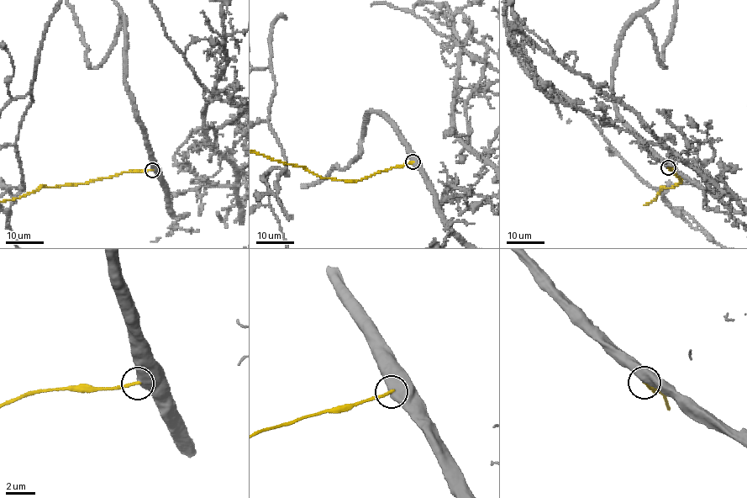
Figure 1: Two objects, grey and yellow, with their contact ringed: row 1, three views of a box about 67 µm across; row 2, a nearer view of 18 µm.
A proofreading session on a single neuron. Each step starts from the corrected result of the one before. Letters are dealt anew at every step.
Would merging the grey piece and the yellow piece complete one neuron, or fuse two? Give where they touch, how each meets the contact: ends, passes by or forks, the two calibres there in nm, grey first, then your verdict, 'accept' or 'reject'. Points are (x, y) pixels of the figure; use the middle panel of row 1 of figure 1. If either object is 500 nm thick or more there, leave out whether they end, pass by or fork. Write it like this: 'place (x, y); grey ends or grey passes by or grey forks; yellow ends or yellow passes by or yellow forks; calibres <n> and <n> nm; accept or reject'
place (412, 161); calibres 800 and 200 nm; reject

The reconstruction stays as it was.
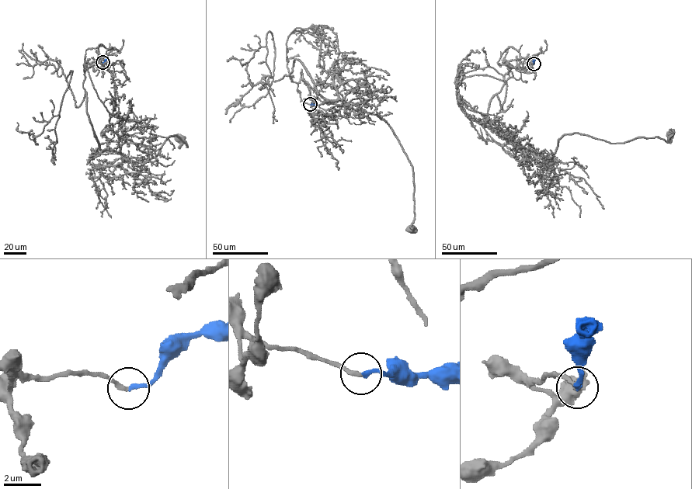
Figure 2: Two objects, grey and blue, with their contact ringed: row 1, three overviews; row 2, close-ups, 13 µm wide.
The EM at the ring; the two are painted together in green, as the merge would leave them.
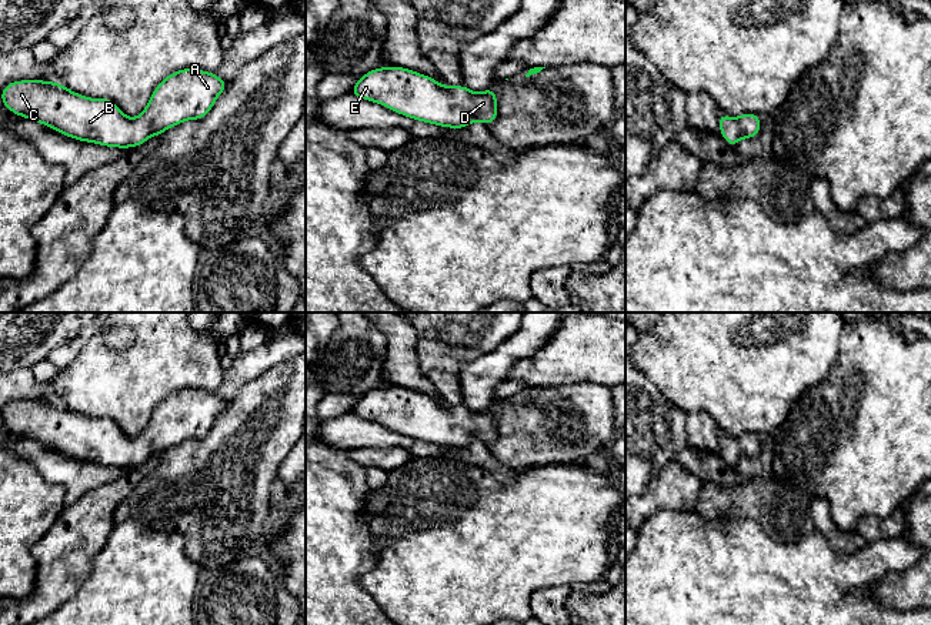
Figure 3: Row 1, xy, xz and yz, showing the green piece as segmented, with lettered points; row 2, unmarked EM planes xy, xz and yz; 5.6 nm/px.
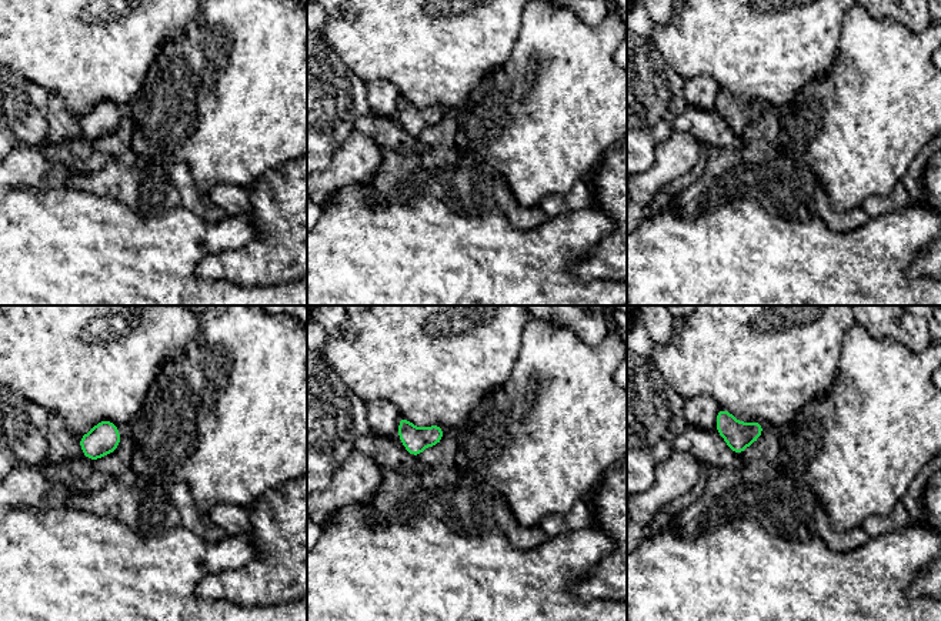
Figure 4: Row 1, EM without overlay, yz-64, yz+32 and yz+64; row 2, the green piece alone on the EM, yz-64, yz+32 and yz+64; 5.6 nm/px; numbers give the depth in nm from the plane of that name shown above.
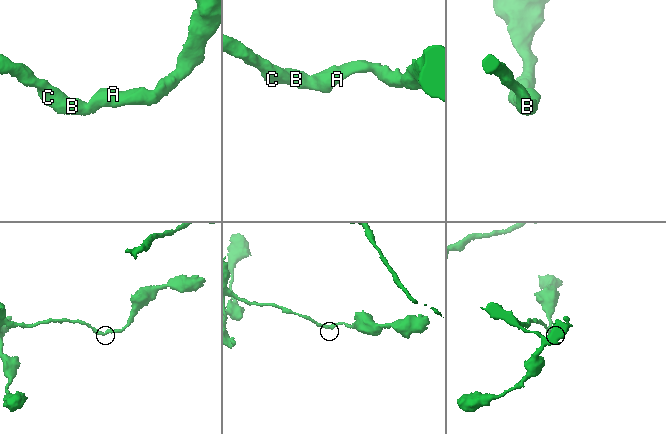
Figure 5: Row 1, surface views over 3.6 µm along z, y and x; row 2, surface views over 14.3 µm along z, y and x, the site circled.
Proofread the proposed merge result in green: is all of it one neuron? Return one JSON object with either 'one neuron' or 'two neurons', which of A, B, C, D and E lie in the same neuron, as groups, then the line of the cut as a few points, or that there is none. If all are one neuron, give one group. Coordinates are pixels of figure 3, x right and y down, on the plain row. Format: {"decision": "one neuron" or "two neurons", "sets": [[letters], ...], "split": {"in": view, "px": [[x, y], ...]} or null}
{"decision": "one neuron", "sets": [["A", "B", "C", "D", "E"]], "split": null}

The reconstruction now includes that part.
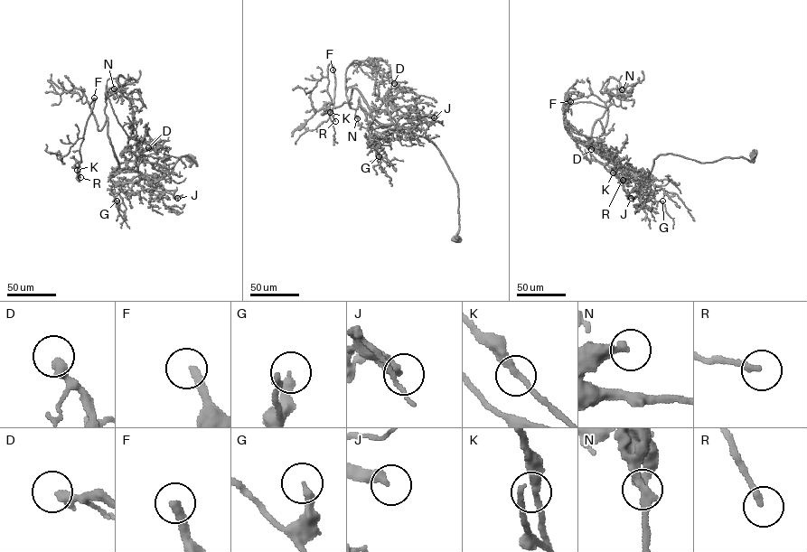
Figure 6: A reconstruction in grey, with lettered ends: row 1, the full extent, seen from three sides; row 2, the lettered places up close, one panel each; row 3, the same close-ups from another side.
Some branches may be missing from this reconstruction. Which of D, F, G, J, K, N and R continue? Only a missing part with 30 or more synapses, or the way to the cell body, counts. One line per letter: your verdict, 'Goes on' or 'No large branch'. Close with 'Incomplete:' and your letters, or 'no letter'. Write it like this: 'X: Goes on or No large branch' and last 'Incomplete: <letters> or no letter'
D: No large branch
F: Goes on
G: No large branch
J: No large branch
K: No large branch
N: No large branch
R: Goes on
Incomplete: F, R

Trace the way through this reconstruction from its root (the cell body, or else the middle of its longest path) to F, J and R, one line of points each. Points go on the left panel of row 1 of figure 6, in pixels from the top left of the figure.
F: (189, 158), (197, 165), (182, 155), (164, 176), (120, 169), (107, 117), (98, 131), (90, 110), (94, 98)
J: (189, 158), (189, 166), (197, 165), (182, 155), (168, 174), (139, 181), (143, 188), (177, 198)
R: (189, 158), (197, 165), (182, 155), (164, 176), (120, 169), (95, 98), (80, 177)

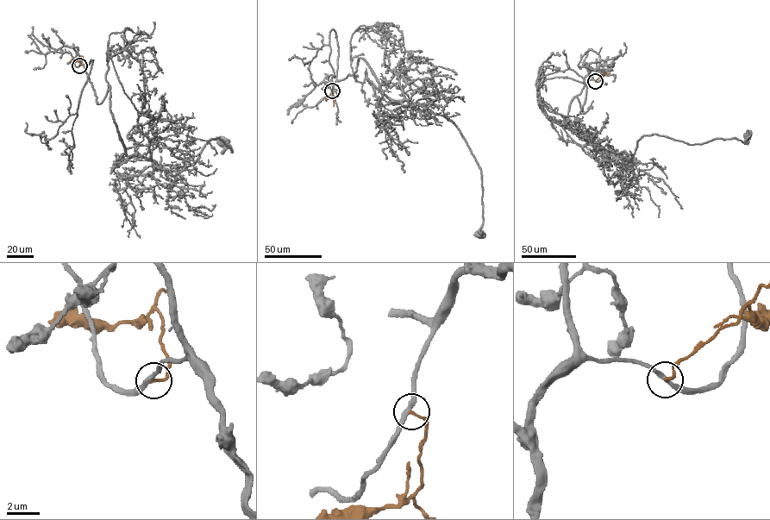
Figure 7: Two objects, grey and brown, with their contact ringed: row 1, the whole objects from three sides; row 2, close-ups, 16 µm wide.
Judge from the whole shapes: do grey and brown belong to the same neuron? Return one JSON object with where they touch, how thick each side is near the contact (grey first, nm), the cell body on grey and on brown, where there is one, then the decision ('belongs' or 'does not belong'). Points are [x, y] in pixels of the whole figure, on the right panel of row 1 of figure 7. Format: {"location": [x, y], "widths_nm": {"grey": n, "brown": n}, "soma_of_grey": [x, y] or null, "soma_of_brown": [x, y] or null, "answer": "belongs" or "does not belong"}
{"location": [595, 81], "widths_nm": {"grey": 280, "brown": 170}, "soma_of_grey": [748, 134], "soma_of_brown": null, "answer": "does not belong"}

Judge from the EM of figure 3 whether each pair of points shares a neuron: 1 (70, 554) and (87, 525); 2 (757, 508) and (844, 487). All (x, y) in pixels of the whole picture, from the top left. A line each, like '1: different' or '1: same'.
1: same
2: different

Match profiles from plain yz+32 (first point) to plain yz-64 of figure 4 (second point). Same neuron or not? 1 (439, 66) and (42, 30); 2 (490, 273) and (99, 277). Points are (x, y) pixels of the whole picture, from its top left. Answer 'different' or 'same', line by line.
1: same
2: same

